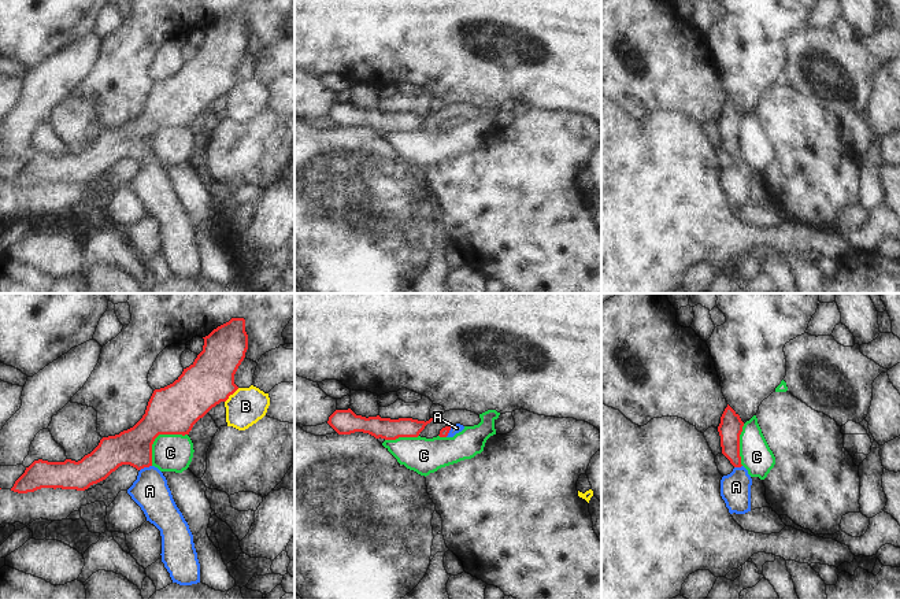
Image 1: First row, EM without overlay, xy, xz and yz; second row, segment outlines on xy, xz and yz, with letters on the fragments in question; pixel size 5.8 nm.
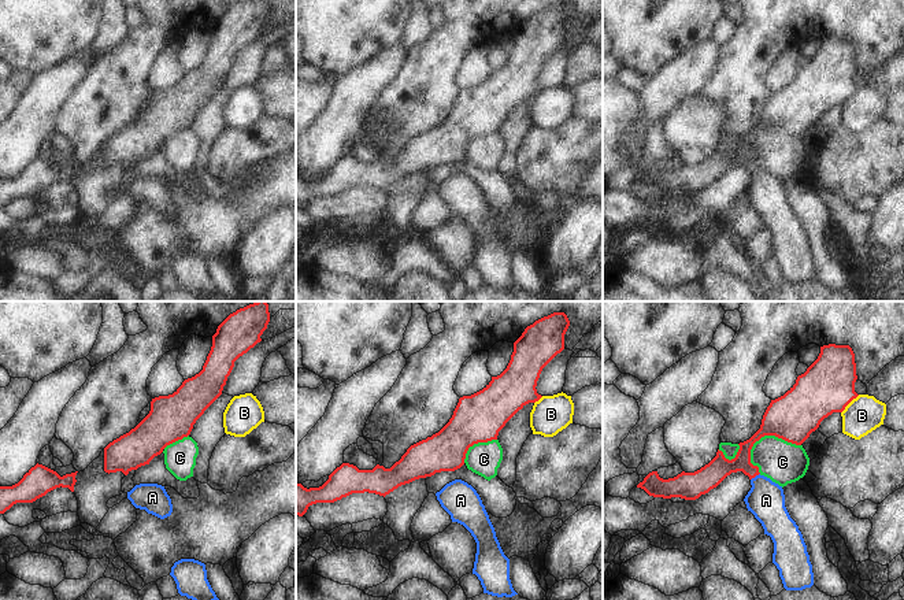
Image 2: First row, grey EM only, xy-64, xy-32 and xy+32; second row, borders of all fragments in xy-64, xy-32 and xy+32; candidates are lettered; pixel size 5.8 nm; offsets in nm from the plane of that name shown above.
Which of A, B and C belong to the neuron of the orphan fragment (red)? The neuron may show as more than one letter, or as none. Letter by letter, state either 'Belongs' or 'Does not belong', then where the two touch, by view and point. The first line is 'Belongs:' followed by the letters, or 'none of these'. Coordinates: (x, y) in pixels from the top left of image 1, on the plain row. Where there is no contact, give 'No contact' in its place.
Belongs: A
A: Belongs. Touches red at xy (145, 159)
B: Does not belong. Touches red at xy (230, 87)
C: Does not belong. Touches red at xy (158, 128)

